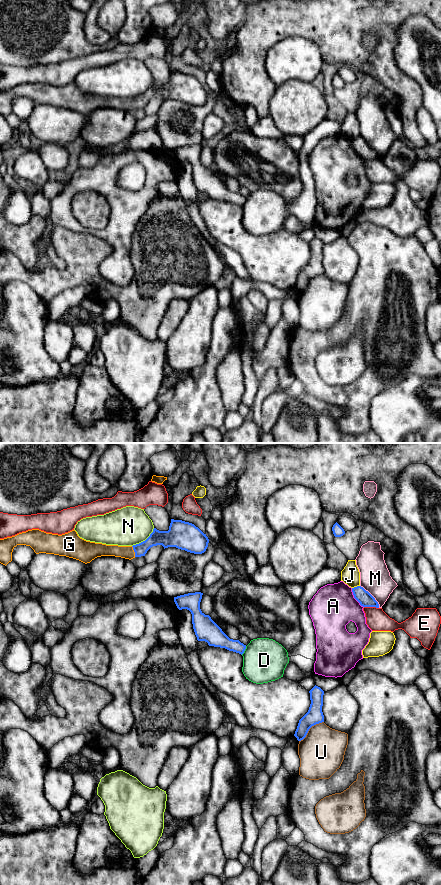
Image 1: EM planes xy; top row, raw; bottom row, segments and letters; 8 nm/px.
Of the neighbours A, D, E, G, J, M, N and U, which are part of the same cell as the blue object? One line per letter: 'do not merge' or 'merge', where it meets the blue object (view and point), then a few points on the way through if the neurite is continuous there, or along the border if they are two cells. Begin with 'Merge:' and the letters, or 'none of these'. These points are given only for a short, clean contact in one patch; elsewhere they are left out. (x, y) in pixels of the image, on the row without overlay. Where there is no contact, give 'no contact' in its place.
Merge: G
A: do not merge | xy (354, 149)
D: do not merge | xy (244, 202)
E: do not merge | xy (371, 158)
G: merge | xy (134, 103) | across xy (157, 89), (141, 101), (134, 103), (127, 104)
J: do not merge | xy (355, 139)
M: do not merge | xy (372, 148)
N: do not merge | xy (145, 92)
U: do not merge | xy (309, 280)

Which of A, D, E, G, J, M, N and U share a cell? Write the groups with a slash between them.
A / D / E / G / J / M / N / U

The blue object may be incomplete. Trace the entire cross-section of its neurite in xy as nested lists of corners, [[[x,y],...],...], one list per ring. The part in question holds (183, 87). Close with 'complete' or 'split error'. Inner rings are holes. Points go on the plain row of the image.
[[[171,71],[168,83],[156,80],[143,94],[133,98],[106,97],[86,93],[75,82],[58,87],[32,81],[12,89],[0,91],[0,115],[7,117],[12,113],[12,104],[17,97],[30,98],[36,106],[46,105],[66,108],[85,116],[97,109],[115,108],[125,111],[145,108],[147,103],[157,97],[165,100],[176,99],[194,106],[202,106],[208,99],[209,91],[194,76]]]; split error

